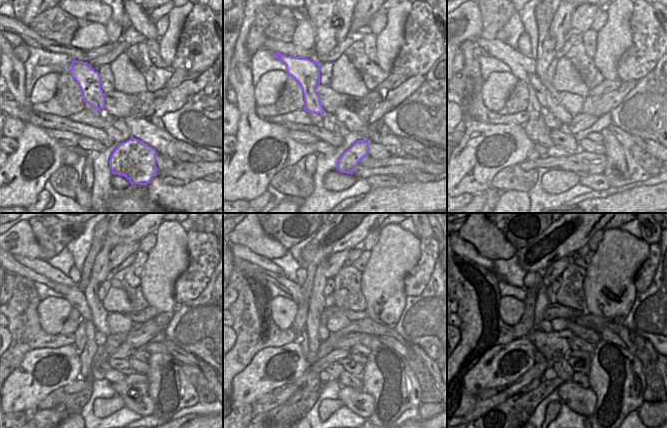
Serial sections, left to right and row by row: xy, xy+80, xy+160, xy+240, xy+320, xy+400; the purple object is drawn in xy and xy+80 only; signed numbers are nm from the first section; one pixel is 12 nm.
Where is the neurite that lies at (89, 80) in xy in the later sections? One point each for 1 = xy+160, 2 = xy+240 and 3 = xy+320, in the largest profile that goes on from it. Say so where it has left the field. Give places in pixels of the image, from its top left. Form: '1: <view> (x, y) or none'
1: xy+160 (521, 66)
2: xy+240 (42, 267)
3: xy+320 (243, 253)

